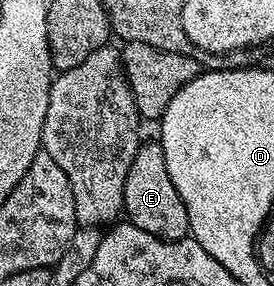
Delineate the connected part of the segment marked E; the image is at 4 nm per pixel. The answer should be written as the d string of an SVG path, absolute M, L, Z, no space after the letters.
M145 142L137 149L135 162L131 162L131 170L127 170L123 212L128 223L147 230L147 234L155 234L160 240L183 240L190 235L187 206L167 174L167 158L163 158L160 143Z

